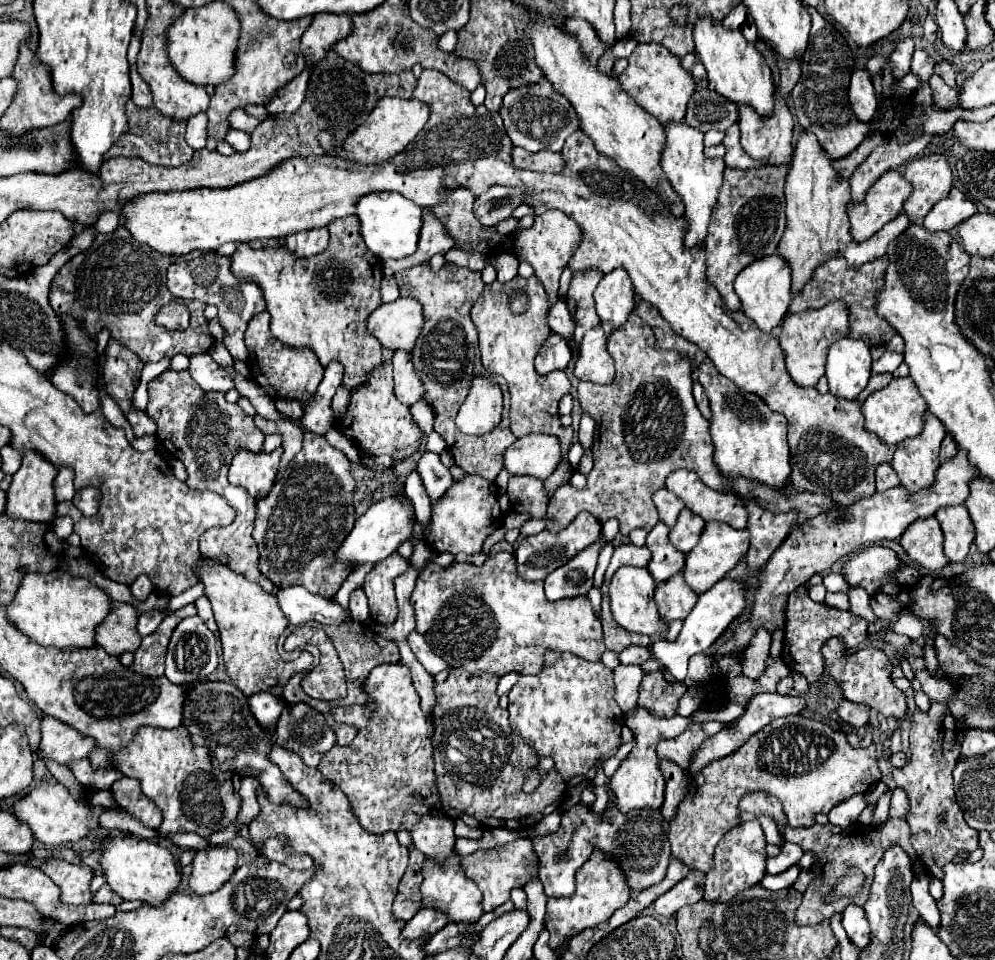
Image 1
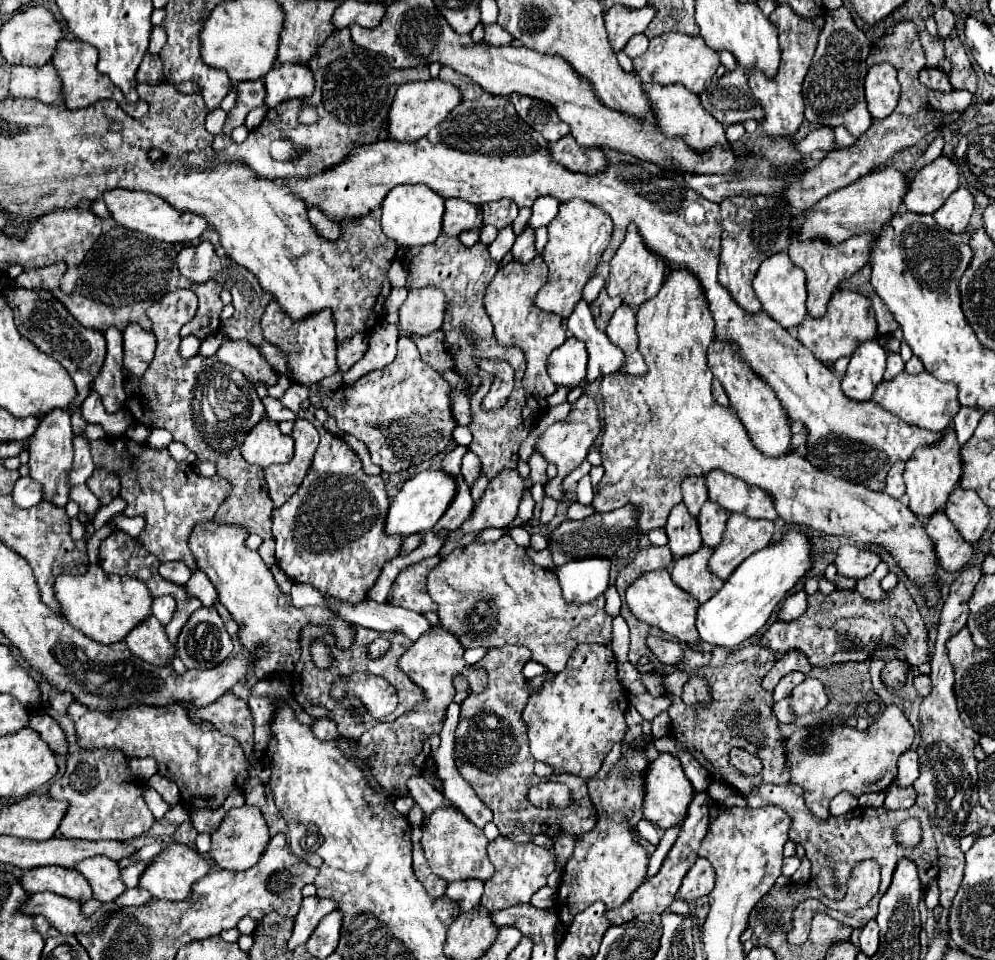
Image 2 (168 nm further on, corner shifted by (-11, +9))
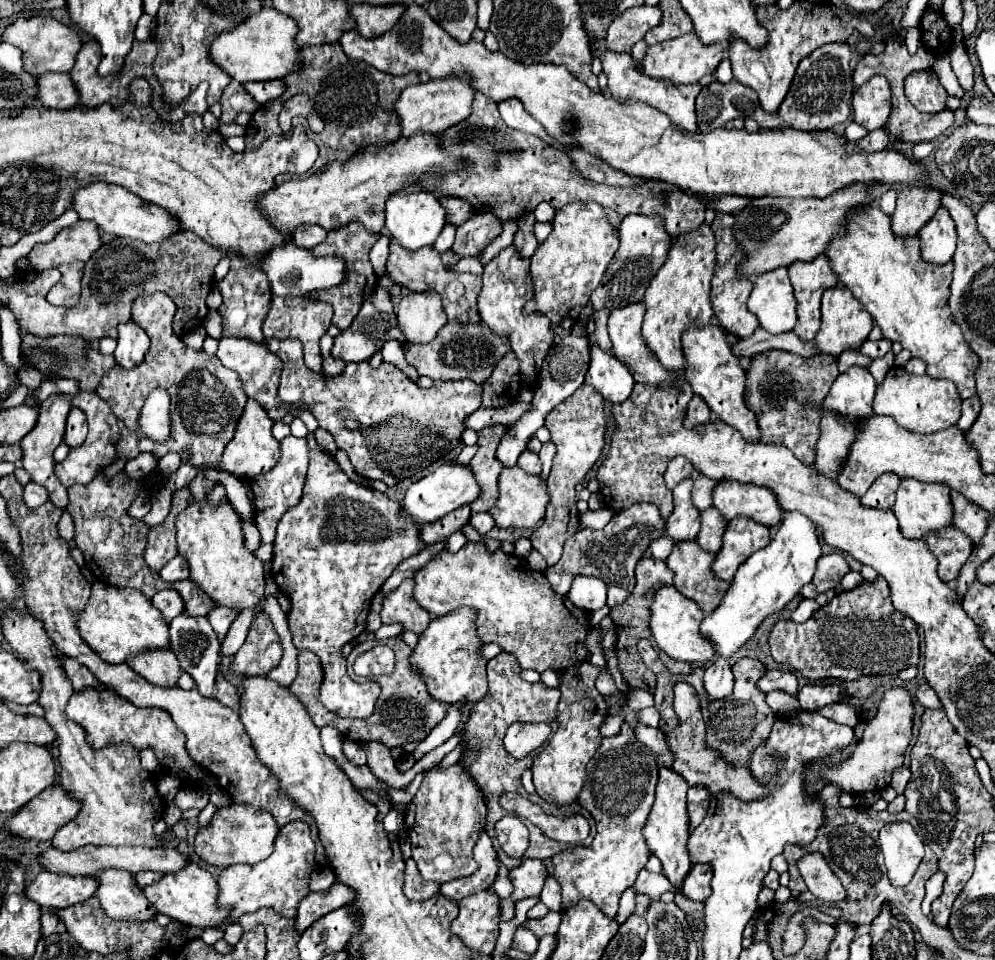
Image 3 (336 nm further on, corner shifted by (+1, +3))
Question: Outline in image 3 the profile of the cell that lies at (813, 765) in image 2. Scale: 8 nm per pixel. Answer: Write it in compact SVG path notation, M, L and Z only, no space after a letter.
M892 687L884 691L884 697L878 705L876 723L868 723L864 737L856 745L852 757L838 767L824 769L824 779L832 781L838 789L852 795L864 795L866 791L880 791L890 785L890 777L896 767L902 765L904 753L912 739L912 719L914 719L914 697L904 687Z

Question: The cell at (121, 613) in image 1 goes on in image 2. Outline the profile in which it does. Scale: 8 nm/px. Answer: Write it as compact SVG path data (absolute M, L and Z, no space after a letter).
M152 617L138 623L126 635L124 641L126 641L128 649L132 651L132 655L136 655L148 663L168 665L168 661L176 653L176 649L168 643L168 639L164 635L164 627Z

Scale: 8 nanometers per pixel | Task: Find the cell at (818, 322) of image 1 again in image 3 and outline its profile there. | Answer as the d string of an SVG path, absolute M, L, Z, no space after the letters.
M832 287L822 297L822 327L816 335L816 345L822 353L838 357L846 349L860 349L860 345L866 341L868 333L874 327L872 315L860 305L860 301L850 293L846 287Z

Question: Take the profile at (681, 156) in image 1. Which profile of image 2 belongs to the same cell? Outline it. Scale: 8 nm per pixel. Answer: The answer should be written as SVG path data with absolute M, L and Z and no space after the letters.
M646 83L644 91L648 93L648 97L652 101L656 121L666 137L670 137L670 139L680 137L696 153L708 153L714 147L732 149L732 143L724 135L724 125L716 123L716 119L712 119L712 115L708 115L704 111L704 107L700 105L700 99L694 97L690 91L684 91L684 87L680 87L678 83L672 87L648 87L648 83Z

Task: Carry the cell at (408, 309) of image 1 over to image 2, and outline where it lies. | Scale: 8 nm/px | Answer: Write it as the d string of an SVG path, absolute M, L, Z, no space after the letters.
M412 289L408 291L408 297L400 307L398 327L402 327L406 335L430 335L440 329L440 323L444 319L444 307L446 299L440 289Z

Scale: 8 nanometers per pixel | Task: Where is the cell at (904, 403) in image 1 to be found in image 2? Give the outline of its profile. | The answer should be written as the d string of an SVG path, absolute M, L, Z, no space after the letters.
M902 371L894 379L882 381L876 387L872 401L878 403L880 407L884 407L886 411L892 411L896 417L900 417L906 423L940 433L940 431L944 431L946 425L950 425L956 411L960 409L956 395L958 395L958 391L956 391L954 383L942 383L936 377L932 377L928 371L922 371L918 375L910 375L910 373Z

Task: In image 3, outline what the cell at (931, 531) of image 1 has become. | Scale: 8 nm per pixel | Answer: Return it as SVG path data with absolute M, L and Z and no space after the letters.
M956 527L932 533L932 537L926 537L926 543L938 559L938 577L946 583L958 577L962 565L974 549L974 541Z

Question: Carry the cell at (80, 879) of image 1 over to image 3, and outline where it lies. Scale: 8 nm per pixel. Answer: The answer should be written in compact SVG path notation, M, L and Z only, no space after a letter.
M106 869L96 875L100 887L96 897L100 897L102 909L110 919L116 921L152 921L158 911L148 903L142 893L142 887L136 885L136 879L128 871Z

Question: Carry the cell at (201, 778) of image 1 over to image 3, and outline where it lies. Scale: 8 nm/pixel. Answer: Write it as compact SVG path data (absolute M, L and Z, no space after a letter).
M84 689L84 691L72 693L68 707L66 707L66 715L86 729L86 733L88 733L86 739L96 749L114 745L120 741L128 741L128 743L136 745L136 749L152 747L156 751L160 767L168 775L180 777L184 781L184 785L196 787L196 785L200 785L200 781L204 777L202 769L196 767L196 763L192 761L192 757L188 755L188 751L184 747L184 733L174 725L170 713L164 709L156 709L156 707L142 709L142 707L134 707L130 701L124 701L120 695L116 695L112 691Z

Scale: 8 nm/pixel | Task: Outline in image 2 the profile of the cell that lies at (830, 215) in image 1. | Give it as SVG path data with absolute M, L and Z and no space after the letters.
M868 233L868 237L850 237L842 243L830 243L824 239L808 239L800 241L798 237L790 239L788 247L788 257L792 259L794 265L804 269L806 273L806 291L808 291L808 313L812 317L822 317L826 311L826 303L830 301L836 285L850 275L854 275L860 267L864 267L870 259L872 245L876 243L876 235Z

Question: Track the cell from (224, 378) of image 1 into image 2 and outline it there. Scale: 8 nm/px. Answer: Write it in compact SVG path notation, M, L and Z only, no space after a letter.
M224 341L224 345L216 351L216 357L222 363L242 371L242 375L252 383L256 381L262 381L266 385L276 383L276 371L268 365L268 361L260 355L260 351L256 351L256 347L250 347L250 343Z

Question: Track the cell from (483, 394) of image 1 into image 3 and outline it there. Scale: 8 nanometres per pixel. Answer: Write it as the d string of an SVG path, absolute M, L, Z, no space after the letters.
M450 321L440 329L434 341L424 345L404 345L404 355L410 365L416 367L418 375L430 377L432 381L448 381L448 379L472 379L474 383L482 385L490 375L494 365L508 353L512 347L508 337L496 335L488 329L482 321L480 323L460 323Z

